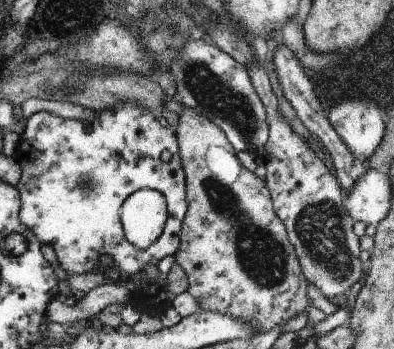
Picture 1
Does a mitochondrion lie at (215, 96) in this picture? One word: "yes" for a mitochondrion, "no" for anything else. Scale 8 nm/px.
yes

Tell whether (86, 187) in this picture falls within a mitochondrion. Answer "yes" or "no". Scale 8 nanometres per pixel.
yes

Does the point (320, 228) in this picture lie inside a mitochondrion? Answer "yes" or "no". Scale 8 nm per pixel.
yes

